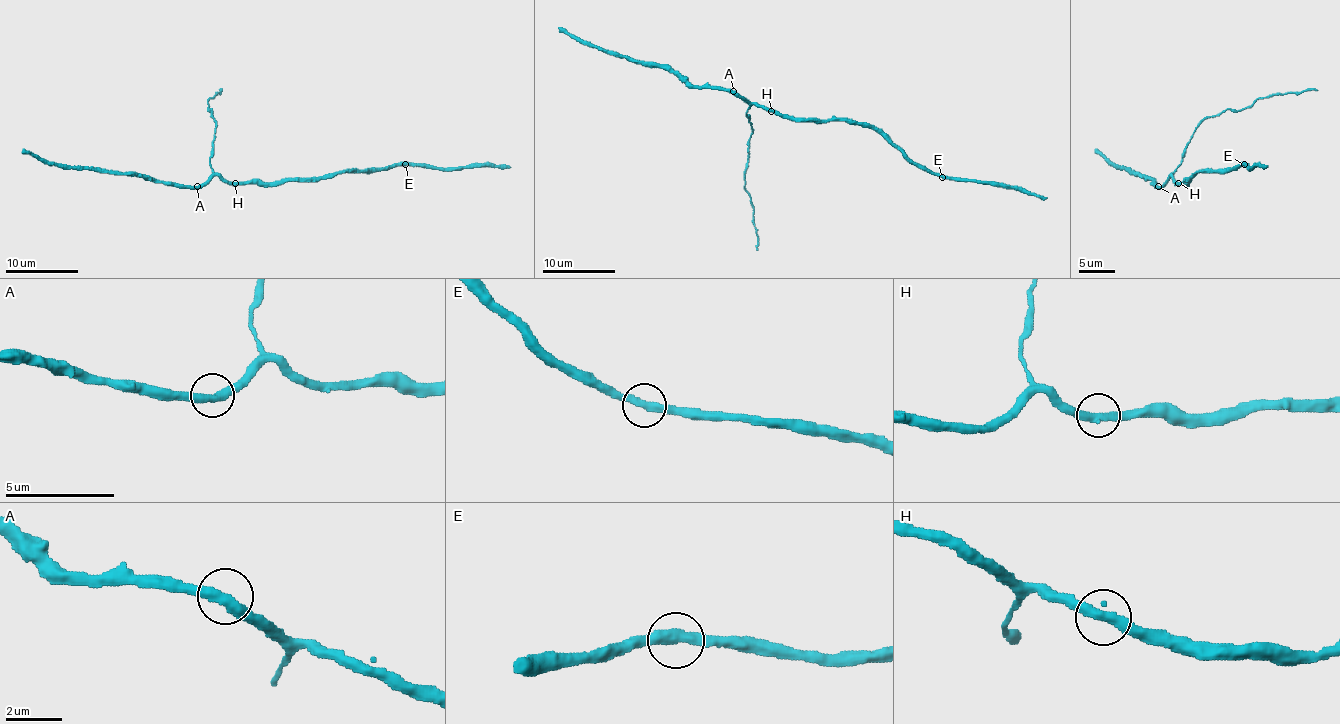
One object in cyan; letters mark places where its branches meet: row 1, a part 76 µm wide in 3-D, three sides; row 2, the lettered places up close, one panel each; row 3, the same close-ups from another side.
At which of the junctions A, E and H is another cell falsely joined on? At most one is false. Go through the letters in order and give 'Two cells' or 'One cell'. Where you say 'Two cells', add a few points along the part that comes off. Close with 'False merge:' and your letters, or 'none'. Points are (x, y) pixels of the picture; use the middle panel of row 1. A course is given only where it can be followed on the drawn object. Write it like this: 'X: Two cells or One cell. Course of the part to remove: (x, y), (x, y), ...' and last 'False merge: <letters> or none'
A: One cell
E: One cell
H: One cell
False merge: none

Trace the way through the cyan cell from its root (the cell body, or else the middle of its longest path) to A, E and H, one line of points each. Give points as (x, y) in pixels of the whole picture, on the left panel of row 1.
A: (258, 183), (229, 183), (211, 176), (197, 186)
E: (258, 183), (316, 181), (343, 172), (372, 172), (405, 165)
H: (258, 183), (235, 183)

